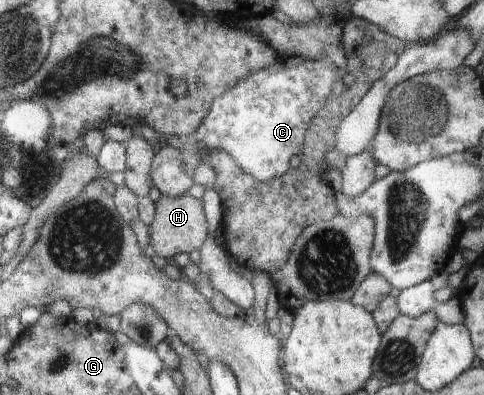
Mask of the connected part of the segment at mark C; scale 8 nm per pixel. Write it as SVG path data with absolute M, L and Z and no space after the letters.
M277 54L276 61L258 71L248 74L236 85L229 87L211 106L204 122L184 139L183 148L174 149L168 144L158 147L153 165L153 178L163 195L170 197L189 196L193 188L197 188L193 175L199 165L209 164L207 153L223 151L232 156L236 163L255 177L258 181L267 182L291 170L292 165L302 154L307 139L309 126L318 112L324 108L331 95L333 82L337 78L337 67L327 56L325 59L304 59L297 56L281 57Z

